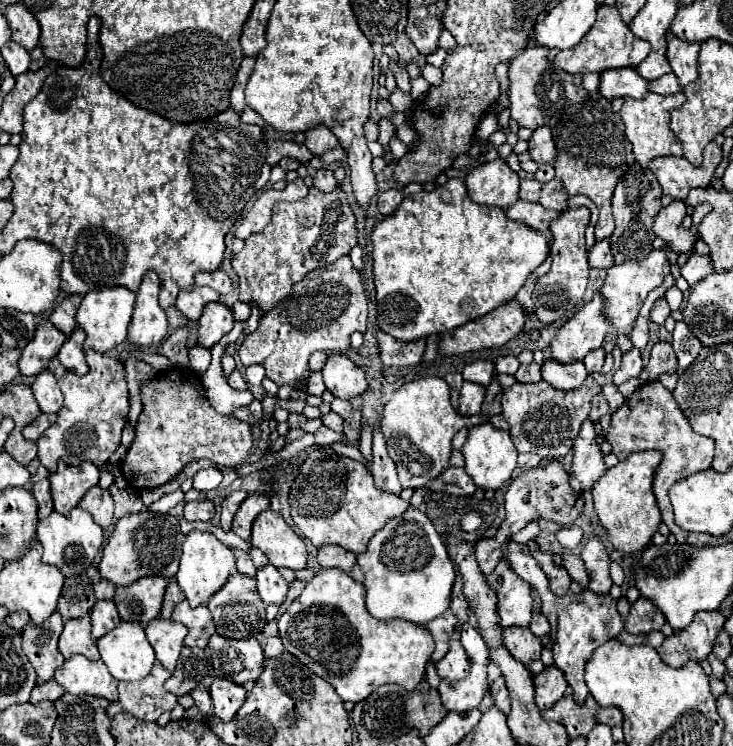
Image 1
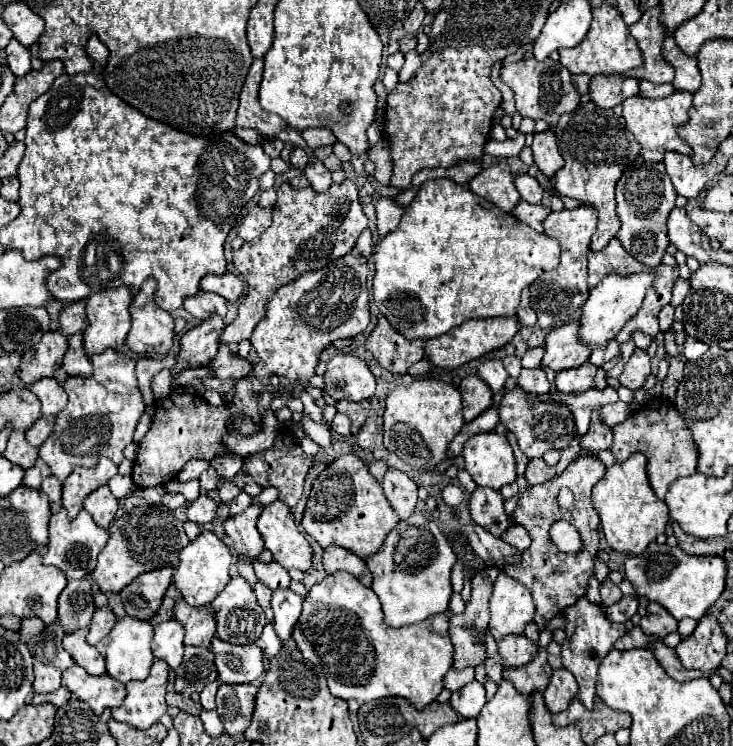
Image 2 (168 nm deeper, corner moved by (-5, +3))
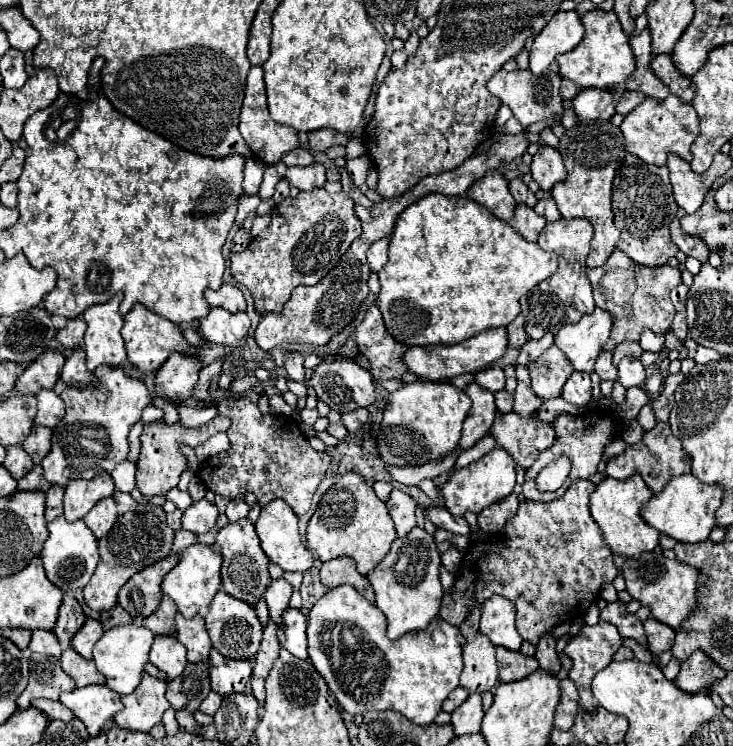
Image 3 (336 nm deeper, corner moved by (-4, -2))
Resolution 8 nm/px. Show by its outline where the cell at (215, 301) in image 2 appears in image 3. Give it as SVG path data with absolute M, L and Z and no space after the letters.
M211 307L209 315L199 319L199 329L207 341L221 345L243 345L249 331L249 317L245 313L231 315L221 307Z

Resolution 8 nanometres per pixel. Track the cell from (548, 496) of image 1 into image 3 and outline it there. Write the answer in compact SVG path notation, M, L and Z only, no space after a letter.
M477 631L473 639L467 639L463 645L463 671L461 671L461 687L469 691L483 693L497 683L497 661L493 643Z

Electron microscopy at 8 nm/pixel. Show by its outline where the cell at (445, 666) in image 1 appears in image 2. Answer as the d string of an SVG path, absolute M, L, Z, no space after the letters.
M450 668L450 672L444 676L444 688L450 692L460 690L464 684L474 680L474 668L466 668L466 670L454 670Z

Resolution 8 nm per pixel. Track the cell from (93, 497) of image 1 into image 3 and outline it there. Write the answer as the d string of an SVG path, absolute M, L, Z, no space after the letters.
M105 497L101 499L93 509L91 513L87 513L83 517L83 521L87 523L87 527L93 531L93 535L97 539L105 537L107 531L113 527L117 519L117 505L115 505L115 499L113 497Z

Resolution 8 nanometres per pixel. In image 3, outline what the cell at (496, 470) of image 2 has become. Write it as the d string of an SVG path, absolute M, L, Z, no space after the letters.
M495 447L489 453L485 453L481 459L477 459L475 463L455 471L451 475L451 479L443 485L441 495L445 499L445 507L449 513L463 515L465 511L479 513L479 509L487 507L495 501L501 501L503 497L511 495L513 487L515 487L515 461L511 459L511 455L505 449Z

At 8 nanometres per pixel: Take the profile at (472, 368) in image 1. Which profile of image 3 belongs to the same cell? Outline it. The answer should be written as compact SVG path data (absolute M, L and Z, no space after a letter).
M487 367L479 373L475 373L475 381L491 393L497 393L505 387L505 375L503 375L501 367Z

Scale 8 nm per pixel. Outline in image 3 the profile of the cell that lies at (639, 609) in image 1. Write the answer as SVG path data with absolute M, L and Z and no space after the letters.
M649 617L643 623L643 627L645 627L645 635L647 635L647 641L649 641L651 653L659 655L659 653L663 653L663 651L673 647L675 629L671 629L669 625L665 625L665 623L661 623L661 621L653 619L653 617Z

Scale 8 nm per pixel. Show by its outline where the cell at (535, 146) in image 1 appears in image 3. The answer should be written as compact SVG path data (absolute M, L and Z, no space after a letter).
M539 145L539 151L533 155L531 175L543 191L549 191L555 183L563 181L567 171L565 171L559 151L547 145Z

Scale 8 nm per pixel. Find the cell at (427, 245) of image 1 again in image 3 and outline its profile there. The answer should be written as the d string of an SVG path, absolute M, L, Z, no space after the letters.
M431 193L409 205L395 223L389 243L389 261L379 271L381 291L377 295L377 305L383 313L387 331L395 341L407 347L461 343L483 329L507 327L519 313L521 295L551 277L555 269L555 253L543 251L537 243L529 243L509 223L493 217L483 205L469 197Z

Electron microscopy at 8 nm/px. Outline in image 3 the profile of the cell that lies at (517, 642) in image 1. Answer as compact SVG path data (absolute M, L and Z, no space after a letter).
M499 647L497 653L497 665L499 665L499 679L503 683L511 683L511 681L519 681L527 675L531 675L533 671L537 671L537 659L523 655L521 651L511 651L511 649L503 649Z

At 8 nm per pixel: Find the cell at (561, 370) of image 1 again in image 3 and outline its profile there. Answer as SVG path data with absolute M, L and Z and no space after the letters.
M573 371L567 379L567 385L563 385L561 397L567 403L573 403L577 407L585 407L591 399L591 377L585 371Z

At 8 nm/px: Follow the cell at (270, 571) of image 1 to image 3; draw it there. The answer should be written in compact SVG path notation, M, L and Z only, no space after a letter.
M287 607L283 611L279 625L279 645L285 647L291 655L299 659L307 659L307 637L305 637L305 627L307 619L299 609Z

